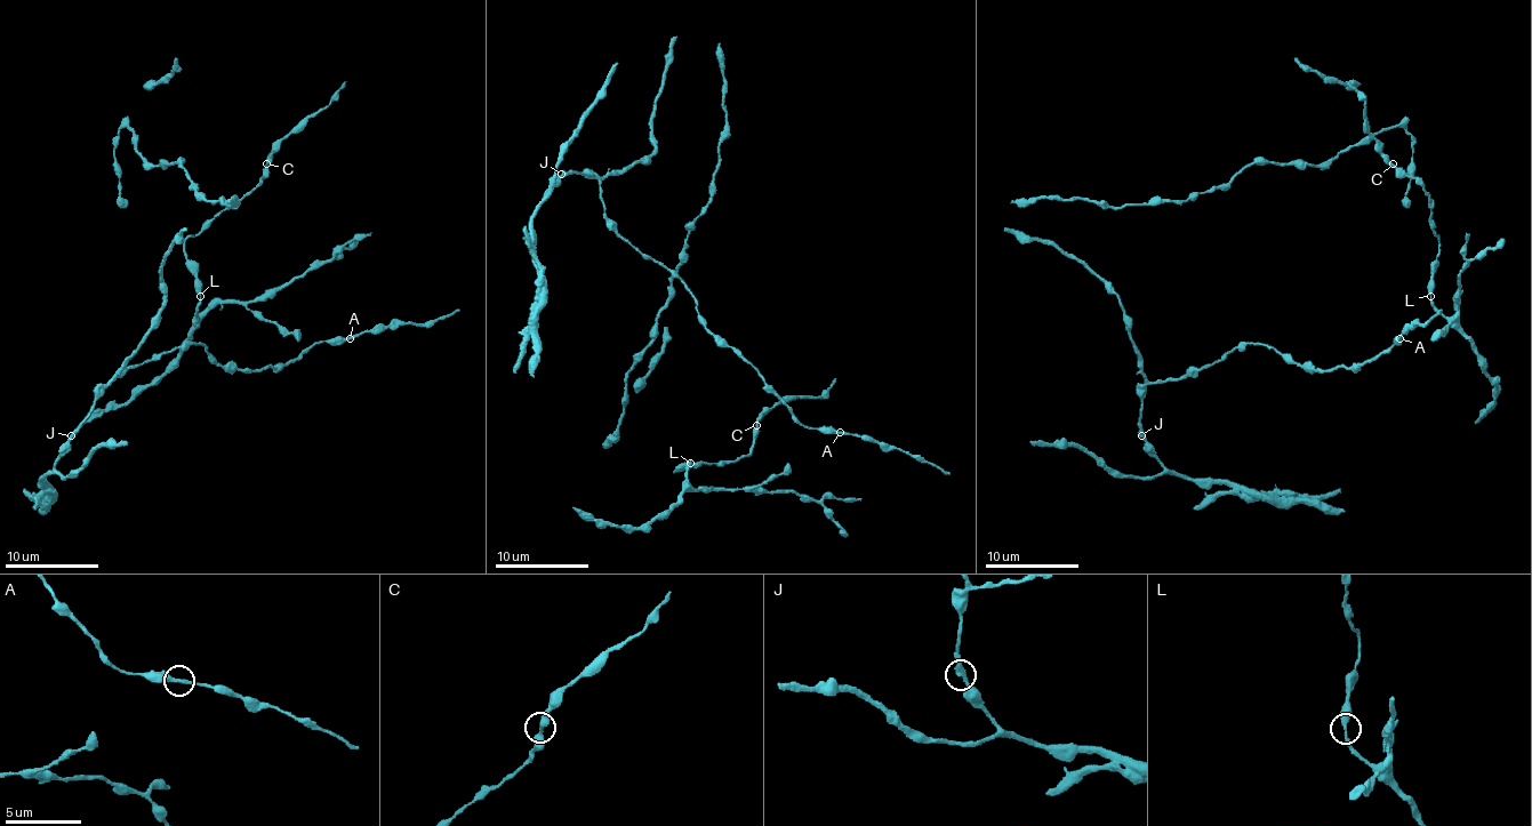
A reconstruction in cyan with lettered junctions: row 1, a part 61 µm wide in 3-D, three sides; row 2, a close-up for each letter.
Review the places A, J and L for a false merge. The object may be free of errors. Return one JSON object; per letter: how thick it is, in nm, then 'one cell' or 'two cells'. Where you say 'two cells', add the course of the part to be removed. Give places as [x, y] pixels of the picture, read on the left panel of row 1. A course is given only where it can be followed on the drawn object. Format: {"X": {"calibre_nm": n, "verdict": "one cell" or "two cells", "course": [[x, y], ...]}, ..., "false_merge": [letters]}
{"A": {"calibre_nm": 280, "verdict": "one cell"}, "J": {"calibre_nm": 320, "verdict": "one cell"}, "L": {"calibre_nm": 320, "verdict": "one cell"}, "false_merge": []}

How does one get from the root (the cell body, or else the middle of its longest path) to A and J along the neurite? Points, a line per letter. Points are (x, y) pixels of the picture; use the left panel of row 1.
A: (112, 381), (131, 366), (192, 343), (201, 343), (222, 366), (259, 370), (294, 361), (313, 343), (350, 338)
J: (112, 381), (94, 403), (89, 417), (71, 435)

